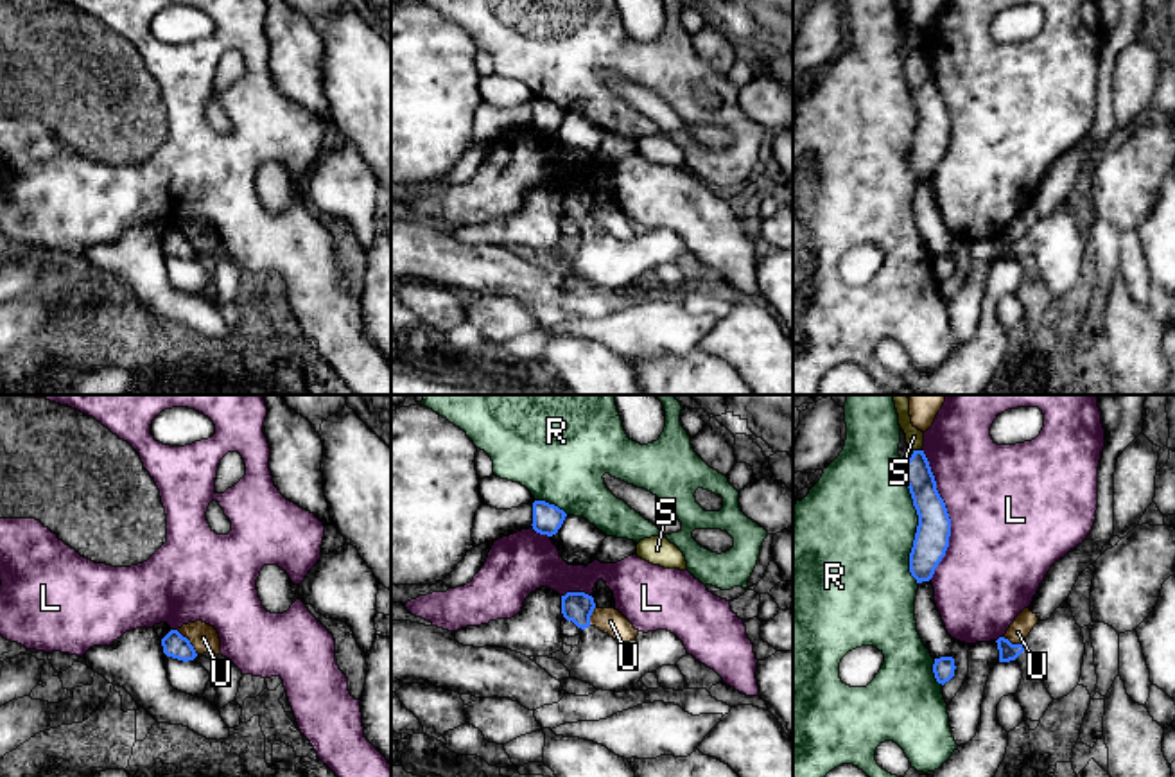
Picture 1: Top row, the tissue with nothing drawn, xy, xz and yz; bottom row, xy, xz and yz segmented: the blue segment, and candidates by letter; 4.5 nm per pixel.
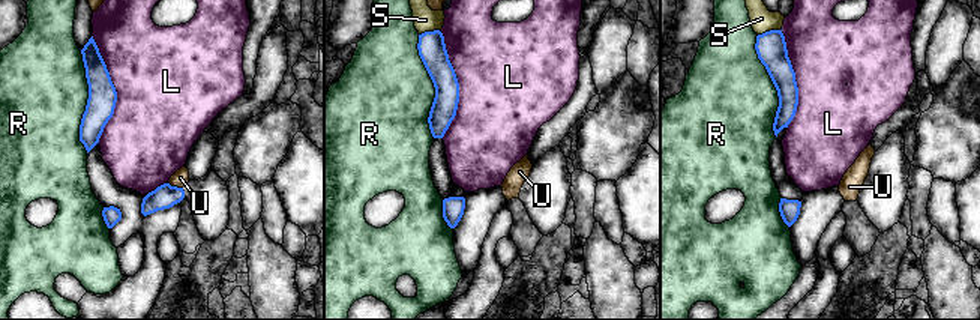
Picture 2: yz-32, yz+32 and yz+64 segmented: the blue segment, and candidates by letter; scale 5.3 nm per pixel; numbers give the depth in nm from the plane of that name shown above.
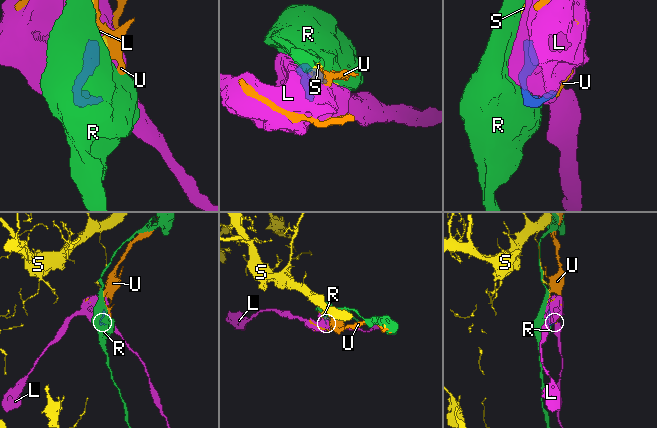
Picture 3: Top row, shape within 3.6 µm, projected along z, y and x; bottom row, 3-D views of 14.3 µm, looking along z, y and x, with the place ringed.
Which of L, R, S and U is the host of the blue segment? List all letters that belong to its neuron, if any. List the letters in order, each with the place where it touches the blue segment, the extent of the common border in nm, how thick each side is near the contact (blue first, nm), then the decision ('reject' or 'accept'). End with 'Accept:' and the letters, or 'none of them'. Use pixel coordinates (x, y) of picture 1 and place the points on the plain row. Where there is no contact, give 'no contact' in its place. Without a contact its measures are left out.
L: contact yz (948, 112); length 600 nm; calibres 160 and 500 nm; reject
R: contact yz (919, 122); length 550 nm; calibres 160 and 480 nm; reject
S: contact yz (917, 49); length 40 nm; calibres 130 and 80 nm; reject
U: contact xy (189, 239); length 150 nm; calibres 110 and 120 nm; reject
Accept: none of them

